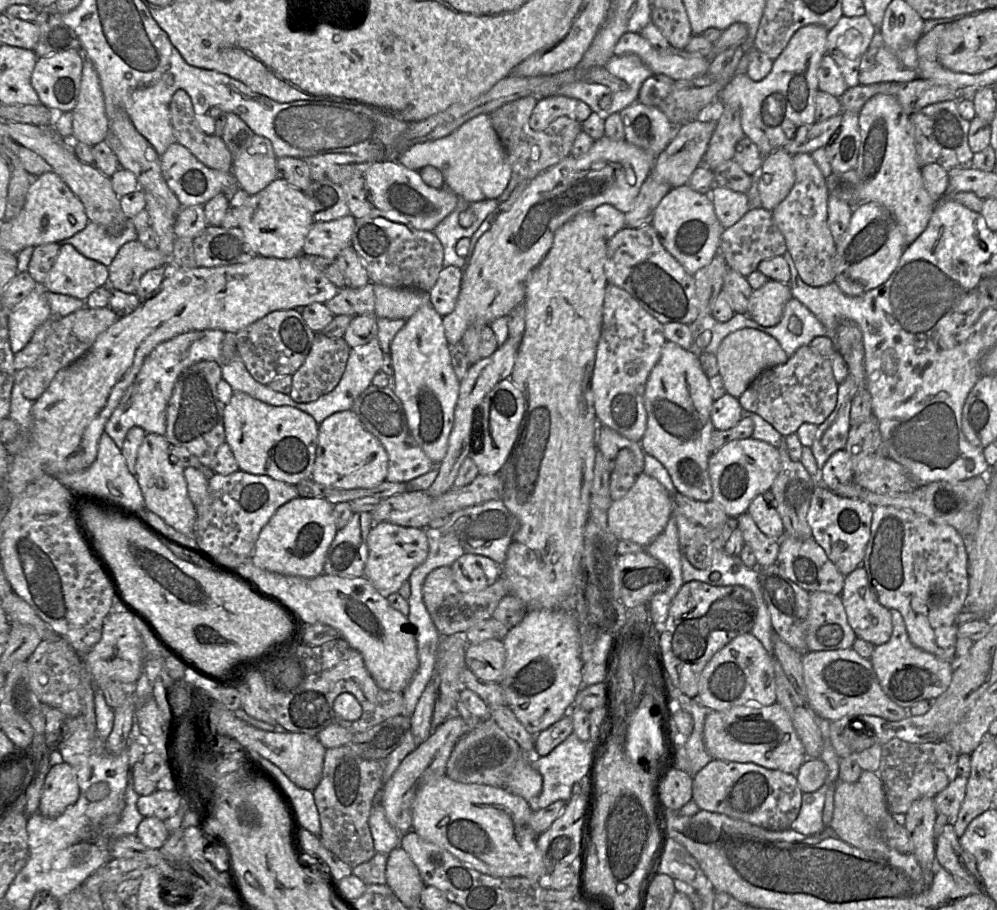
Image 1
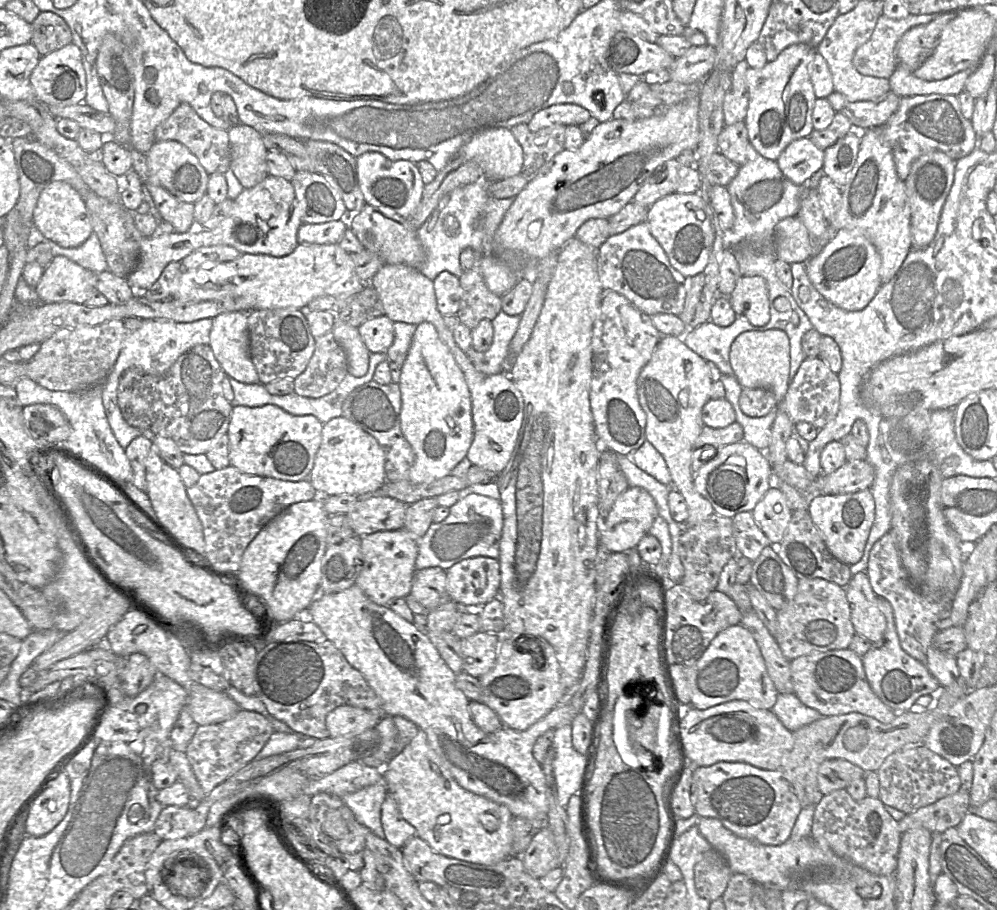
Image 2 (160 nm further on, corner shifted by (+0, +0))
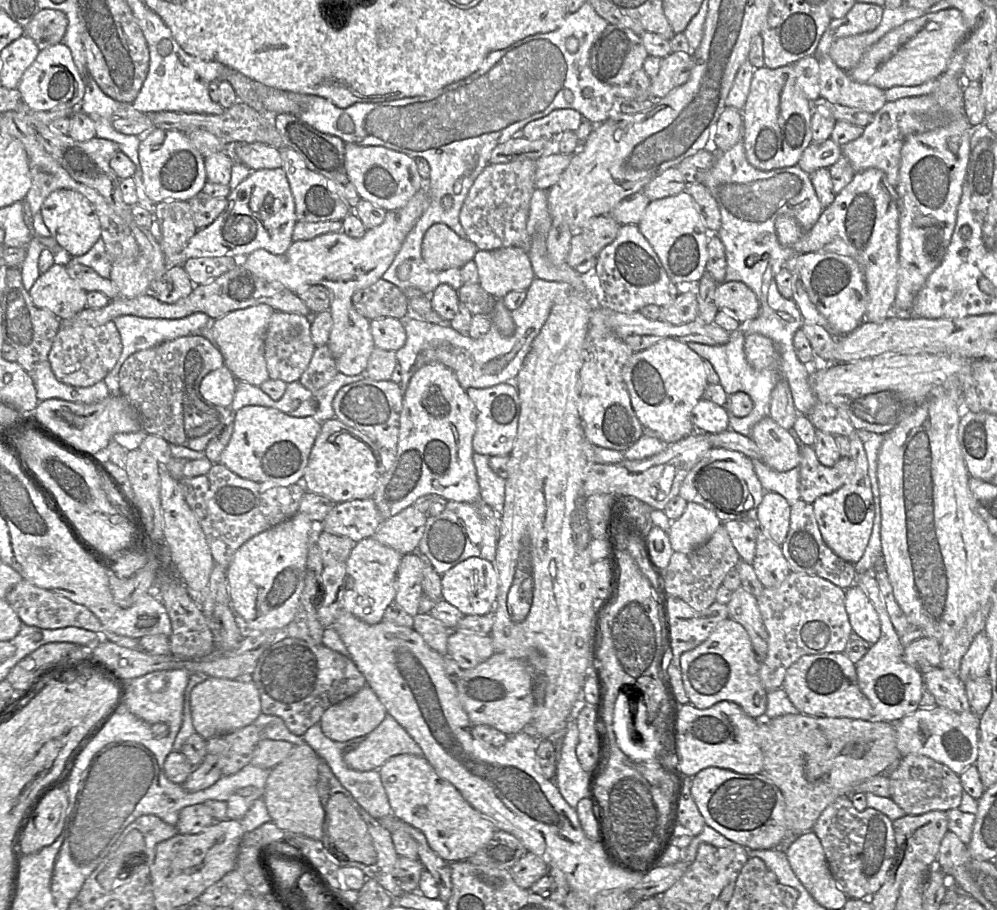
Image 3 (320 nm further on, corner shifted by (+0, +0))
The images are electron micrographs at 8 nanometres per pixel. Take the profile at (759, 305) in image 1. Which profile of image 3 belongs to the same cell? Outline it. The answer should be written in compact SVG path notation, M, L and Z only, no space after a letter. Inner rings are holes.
M729 281L718 284L714 299L720 310L728 312L740 323L755 319L759 314L759 300L743 282Z

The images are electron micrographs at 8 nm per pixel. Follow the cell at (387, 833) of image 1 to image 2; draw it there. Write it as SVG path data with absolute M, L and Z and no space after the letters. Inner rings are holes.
M381 782L342 797L356 820L382 839L385 839L385 834L381 824L381 807L387 793L386 785Z

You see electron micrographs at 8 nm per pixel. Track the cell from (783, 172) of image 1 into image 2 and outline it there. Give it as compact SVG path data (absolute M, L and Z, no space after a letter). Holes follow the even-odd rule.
M809 137L791 142L776 160L784 176L799 186L808 185L812 175L823 168L823 161L824 151L817 148Z

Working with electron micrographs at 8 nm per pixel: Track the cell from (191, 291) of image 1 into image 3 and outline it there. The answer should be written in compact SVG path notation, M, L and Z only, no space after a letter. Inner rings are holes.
M424 185L405 206L387 211L382 224L367 229L361 238L351 238L343 231L327 233L310 240L293 241L281 255L258 249L240 260L240 264L254 275L269 282L279 283L292 292L310 285L323 285L331 293L329 311L332 328L327 346L338 372L355 376L366 369L375 348L370 331L370 320L359 314L352 305L352 295L382 278L393 262L409 232L428 207L428 189Z

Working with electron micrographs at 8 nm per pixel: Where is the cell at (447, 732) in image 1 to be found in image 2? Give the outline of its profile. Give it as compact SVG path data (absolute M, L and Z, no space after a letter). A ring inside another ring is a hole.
M389 792L382 803L381 824L385 839L399 849L416 835L416 829L402 817L395 798Z

